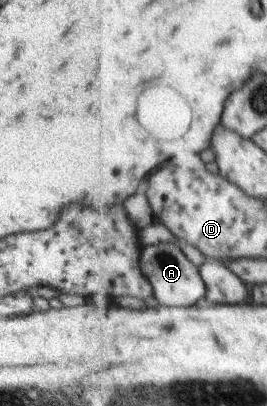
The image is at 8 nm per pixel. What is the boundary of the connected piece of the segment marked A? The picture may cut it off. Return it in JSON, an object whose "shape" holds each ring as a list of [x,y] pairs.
{"shape":[[[164,242],[164,244],[144,247],[143,272],[150,280],[154,297],[160,304],[192,306],[207,298],[207,284],[200,275],[200,267],[186,258],[186,254],[180,250],[177,243]]]}

